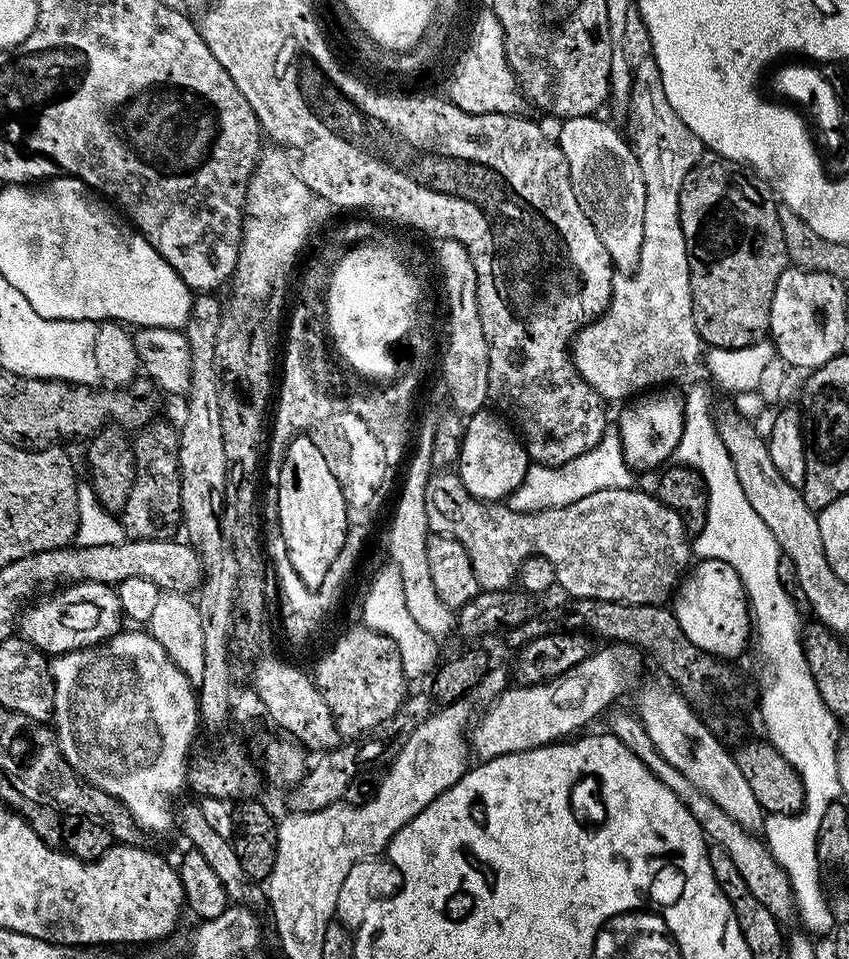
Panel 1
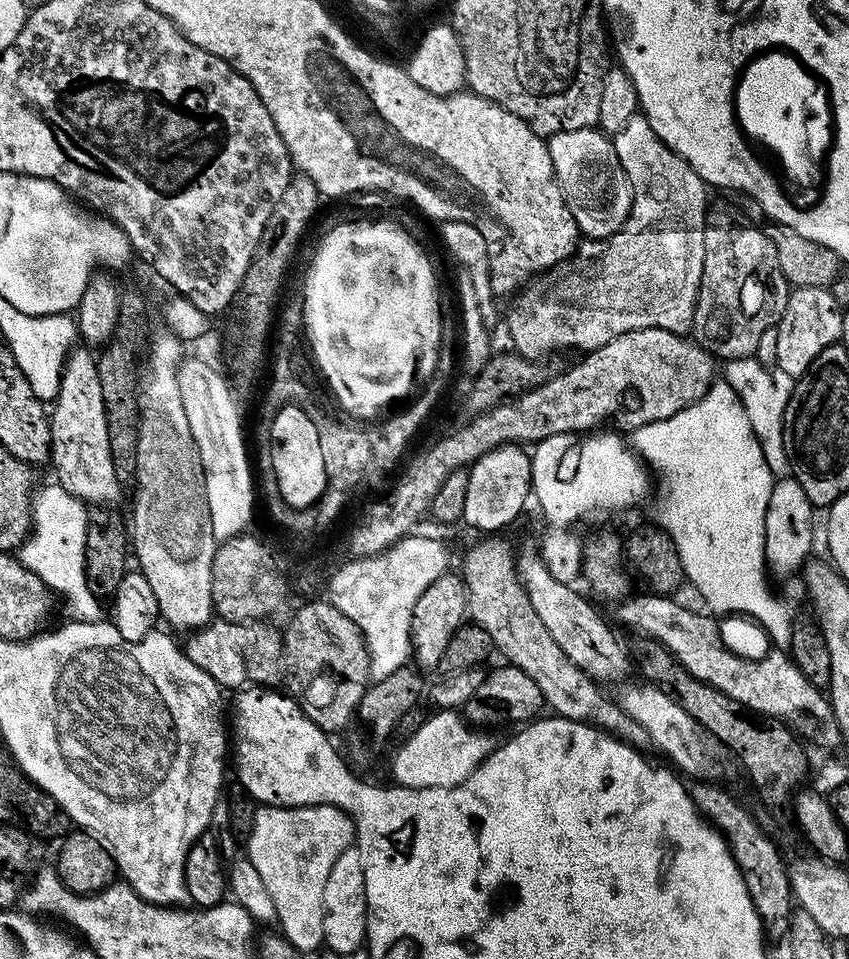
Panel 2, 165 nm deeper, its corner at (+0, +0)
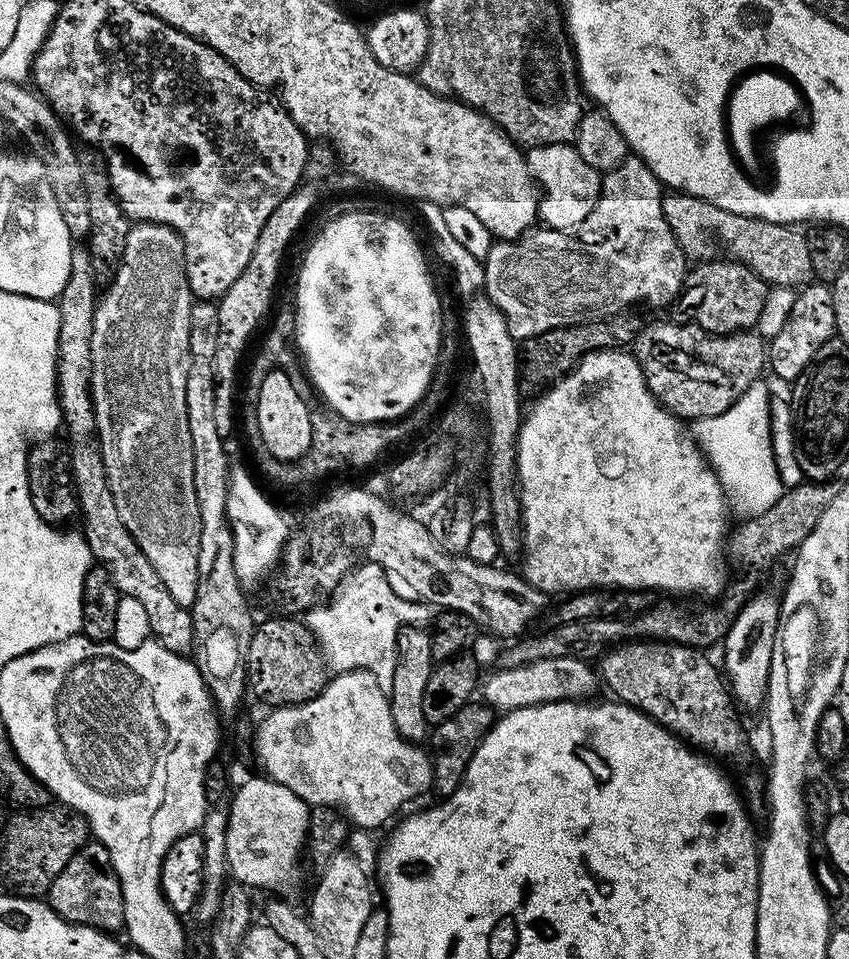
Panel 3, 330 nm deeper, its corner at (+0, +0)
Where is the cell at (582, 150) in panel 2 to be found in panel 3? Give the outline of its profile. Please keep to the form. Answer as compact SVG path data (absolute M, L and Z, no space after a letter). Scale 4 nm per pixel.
M571 143L529 148L526 159L532 178L542 193L539 219L550 228L574 230L586 218L586 214L594 210L598 202L602 183L601 173L594 166L587 165Z

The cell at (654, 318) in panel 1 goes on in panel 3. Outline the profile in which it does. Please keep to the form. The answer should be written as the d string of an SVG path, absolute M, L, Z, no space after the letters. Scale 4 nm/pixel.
M625 158L616 168L613 168L603 177L600 186L600 197L594 206L594 210L590 210L590 214L586 214L586 218L574 229L574 234L568 230L557 230L540 226L535 230L525 232L517 240L496 240L492 245L492 249L489 250L488 256L482 261L484 265L483 291L494 302L494 306L498 306L498 310L506 320L506 326L510 330L510 334L518 342L523 342L531 336L542 334L546 330L565 328L571 324L585 324L591 320L601 320L607 316L613 316L619 312L631 309L633 306L640 306L636 304L649 304L652 308L660 308L663 304L664 307L671 305L672 301L680 295L680 290L684 286L684 277L690 271L690 264L685 257L682 246L678 242L678 238L674 238L672 228L664 217L662 202L665 195L666 192L660 183L660 179L644 165L643 160L639 158Z

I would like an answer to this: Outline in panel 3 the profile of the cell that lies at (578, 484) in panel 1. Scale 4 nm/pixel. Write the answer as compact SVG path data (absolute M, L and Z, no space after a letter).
M761 378L752 383L745 392L722 414L714 418L702 418L691 425L690 431L697 444L700 445L701 452L708 457L708 463L716 472L716 477L720 479L720 485L724 487L724 495L733 513L741 512L741 517L760 516L786 489L779 478L776 469L775 454L772 449L772 426L771 414L769 412L770 393L768 394L767 379Z

